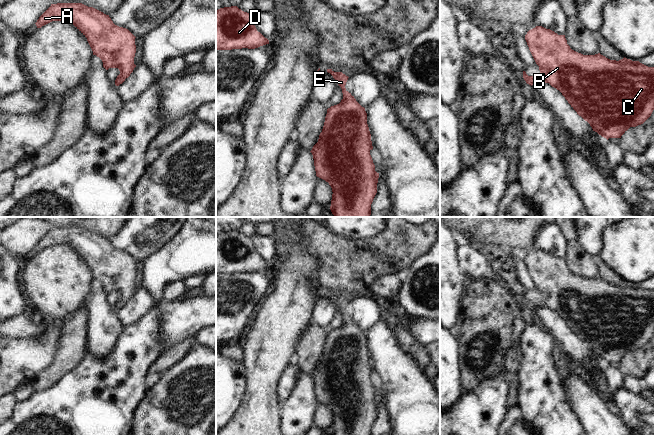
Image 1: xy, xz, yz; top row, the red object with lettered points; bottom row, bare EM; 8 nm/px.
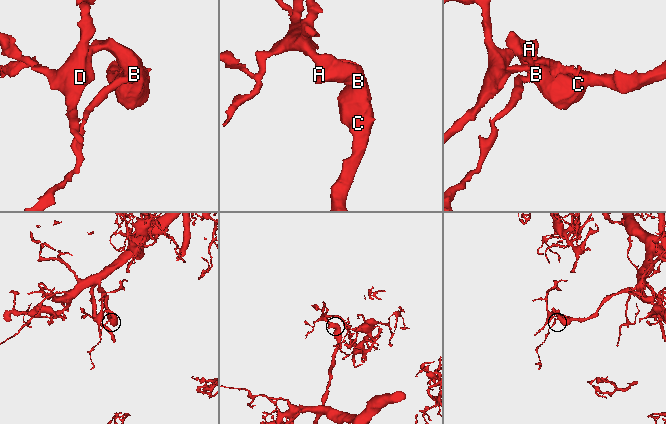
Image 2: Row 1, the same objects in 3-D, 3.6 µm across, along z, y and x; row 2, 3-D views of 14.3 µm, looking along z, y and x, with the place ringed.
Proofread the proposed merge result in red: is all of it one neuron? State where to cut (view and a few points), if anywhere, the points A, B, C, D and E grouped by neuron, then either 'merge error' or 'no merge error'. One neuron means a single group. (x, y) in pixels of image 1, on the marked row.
cut none; groups A B C D E; no merge error

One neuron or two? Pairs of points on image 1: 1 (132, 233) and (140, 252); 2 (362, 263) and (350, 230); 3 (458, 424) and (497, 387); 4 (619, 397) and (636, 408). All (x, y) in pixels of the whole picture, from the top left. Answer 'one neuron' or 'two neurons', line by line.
1: one neuron
2: two neurons
3: one neuron
4: one neuron

